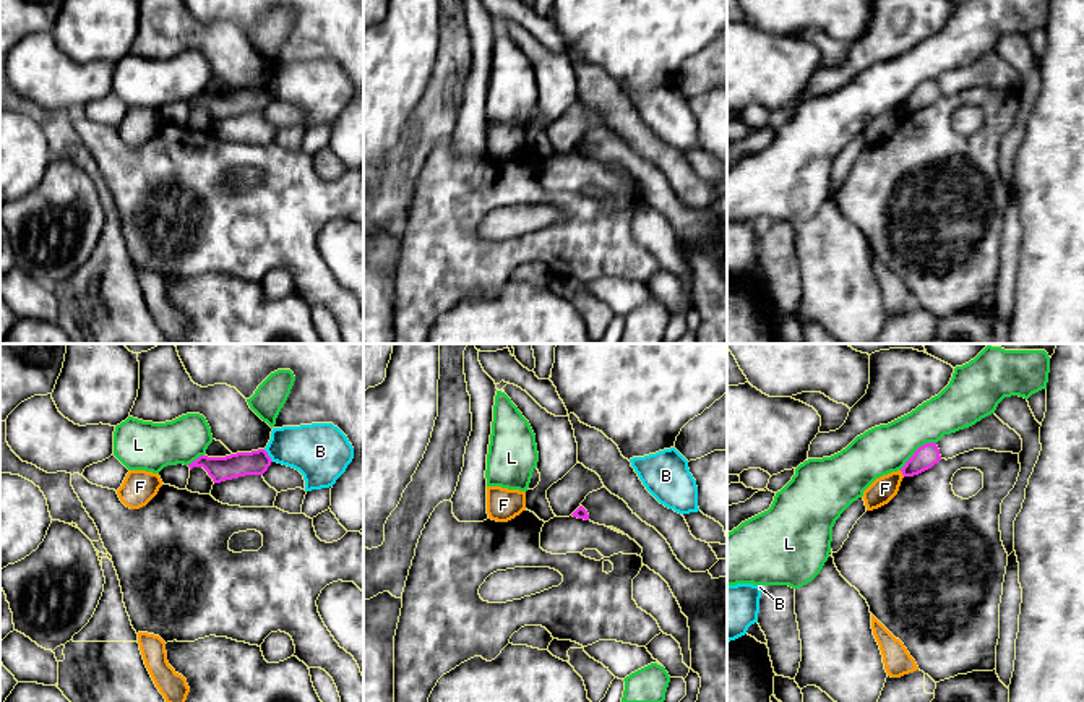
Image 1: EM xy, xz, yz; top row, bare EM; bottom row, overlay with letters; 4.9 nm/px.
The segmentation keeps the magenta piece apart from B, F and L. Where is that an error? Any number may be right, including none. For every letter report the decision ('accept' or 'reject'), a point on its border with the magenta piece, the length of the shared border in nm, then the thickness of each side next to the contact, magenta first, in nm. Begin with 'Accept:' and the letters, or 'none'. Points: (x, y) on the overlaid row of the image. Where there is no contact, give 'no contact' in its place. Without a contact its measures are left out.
Accept: none
B: reject; meets magenta in xy at (268, 456); contact 80 nm long; 120 nm thick on the magenta side, 280 nm on the other
F: reject; meets magenta in yz at (903, 474); contact 40 nm long; 110 nm thick on the magenta side, 120 nm on the other
L: reject; meets magenta in yz at (916, 451); contact 240 nm long; 110 nm thick on the magenta side, 240 nm on the other

